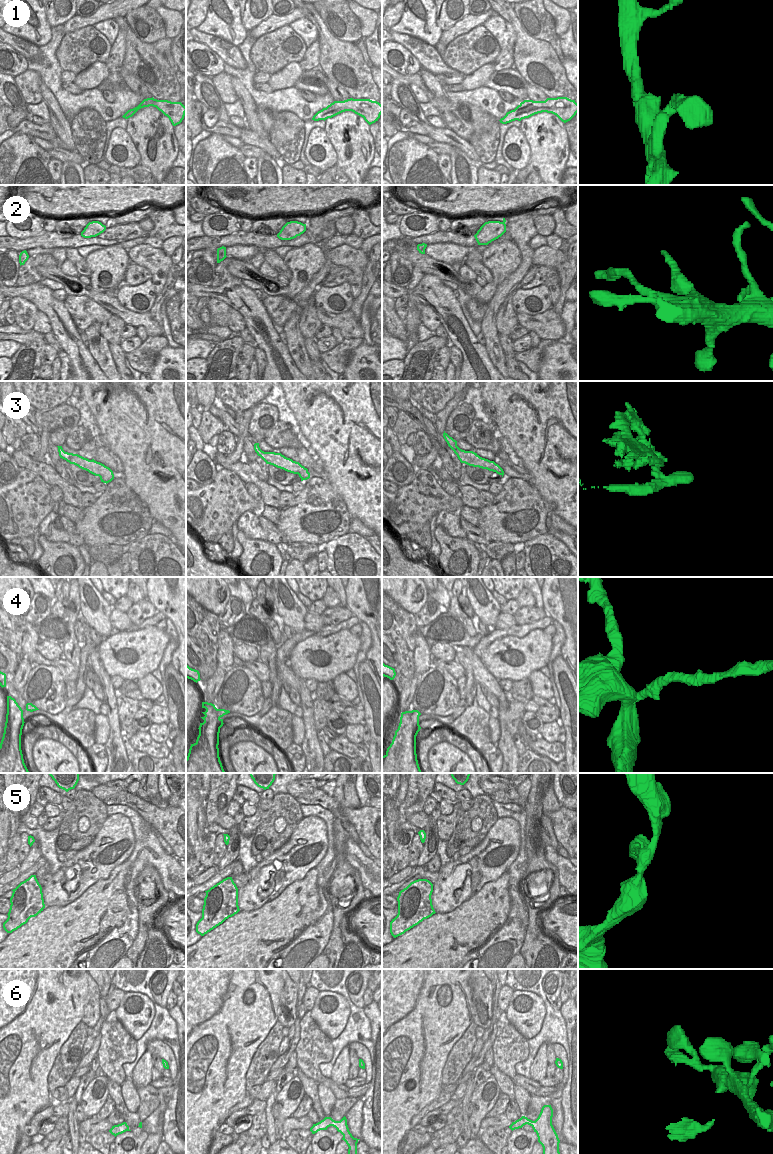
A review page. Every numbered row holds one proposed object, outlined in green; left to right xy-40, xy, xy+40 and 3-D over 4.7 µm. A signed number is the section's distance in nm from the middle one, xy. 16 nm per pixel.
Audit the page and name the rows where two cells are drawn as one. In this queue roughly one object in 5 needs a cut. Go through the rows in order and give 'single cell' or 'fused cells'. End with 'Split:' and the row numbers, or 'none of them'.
1: single cell
2: single cell
3: fused cells
4: single cell
5: single cell
6: single cell
Split: 3

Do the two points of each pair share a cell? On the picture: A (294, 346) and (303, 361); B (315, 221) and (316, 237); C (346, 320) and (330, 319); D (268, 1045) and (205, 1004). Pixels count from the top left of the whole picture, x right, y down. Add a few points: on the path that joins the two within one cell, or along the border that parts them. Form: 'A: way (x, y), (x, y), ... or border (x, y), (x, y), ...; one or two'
A: way (297, 350), (300, 357); one
B: border (308, 217), (311, 226), (323, 229), (326, 240); two
C: way (342, 320), (334, 320); one
D: border (276, 1021), (250, 1061); two

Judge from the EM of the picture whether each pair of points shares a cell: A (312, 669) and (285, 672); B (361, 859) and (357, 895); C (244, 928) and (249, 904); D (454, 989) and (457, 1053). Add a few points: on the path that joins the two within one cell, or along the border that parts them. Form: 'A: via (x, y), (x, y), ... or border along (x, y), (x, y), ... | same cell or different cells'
A: border along (287, 660), (288, 666), (298, 676) | different cells
B: border along (346, 852), (345, 859), (359, 873), (364, 888) | different cells
C: border along (270, 901), (256, 909), (240, 910) | different cells
D: border along (471, 1023), (453, 1046), (445, 1062) | different cells

